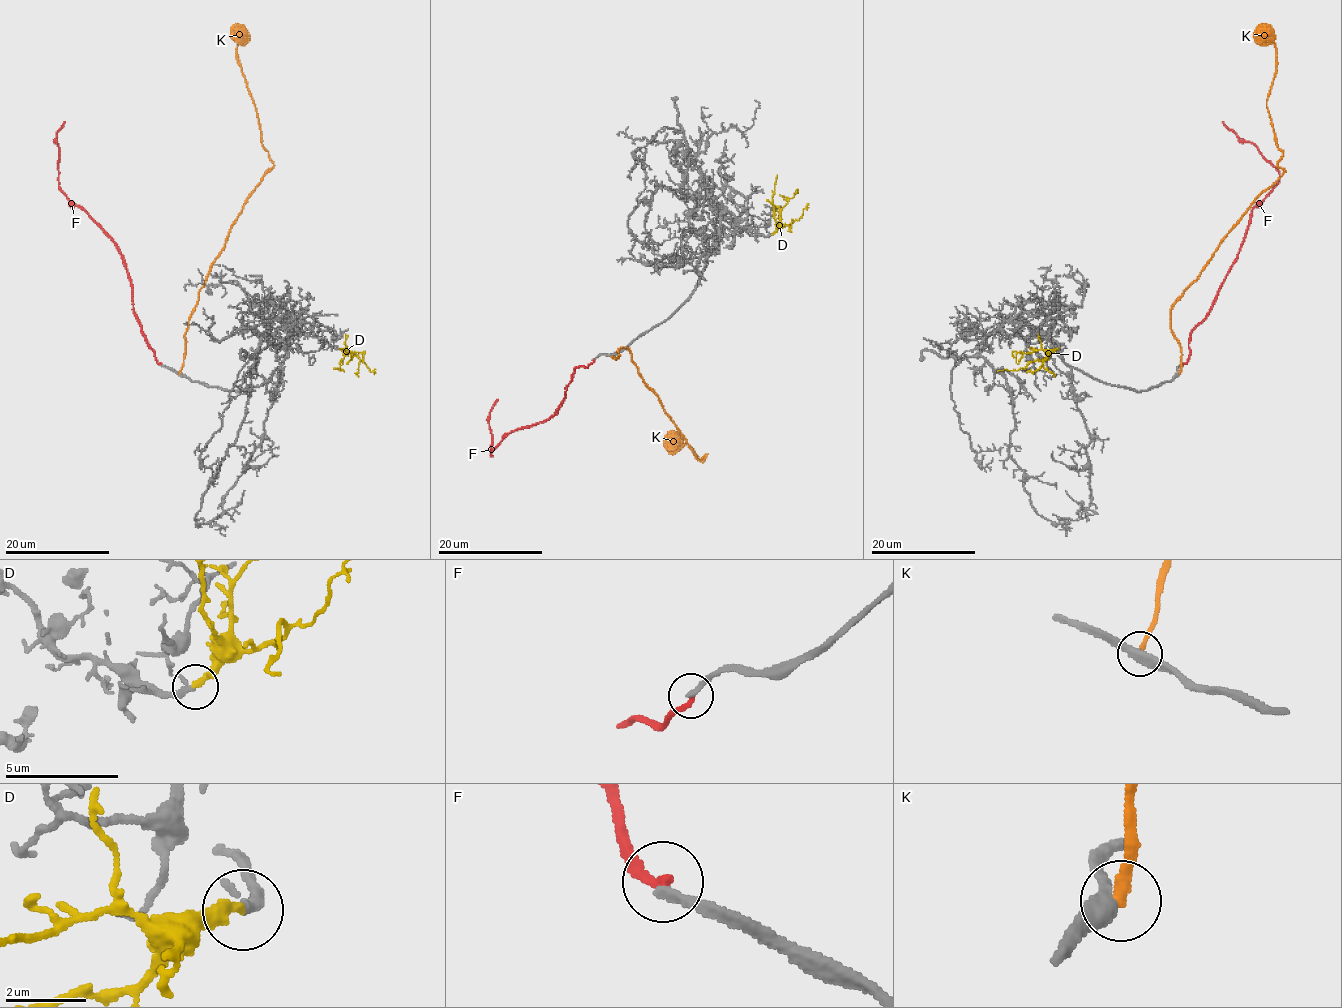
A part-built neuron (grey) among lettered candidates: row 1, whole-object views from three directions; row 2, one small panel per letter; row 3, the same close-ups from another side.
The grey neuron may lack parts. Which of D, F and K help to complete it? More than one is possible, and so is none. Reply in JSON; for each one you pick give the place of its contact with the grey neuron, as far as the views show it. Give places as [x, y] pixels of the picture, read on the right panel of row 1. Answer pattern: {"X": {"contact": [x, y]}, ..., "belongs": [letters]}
{"D": {"contact": [1057, 349]}, "belongs": ["D"]}

